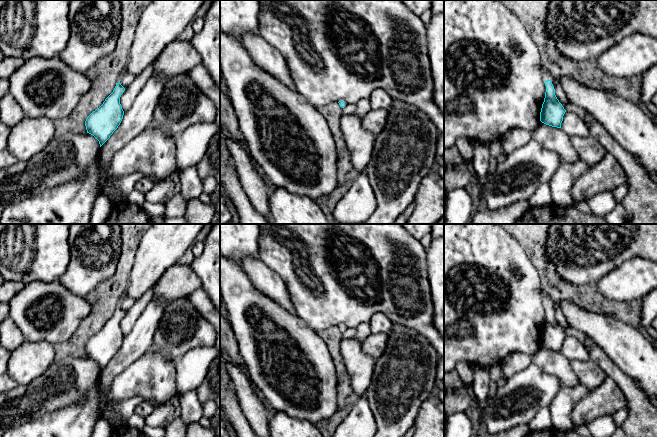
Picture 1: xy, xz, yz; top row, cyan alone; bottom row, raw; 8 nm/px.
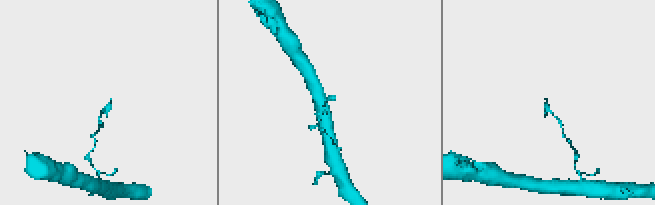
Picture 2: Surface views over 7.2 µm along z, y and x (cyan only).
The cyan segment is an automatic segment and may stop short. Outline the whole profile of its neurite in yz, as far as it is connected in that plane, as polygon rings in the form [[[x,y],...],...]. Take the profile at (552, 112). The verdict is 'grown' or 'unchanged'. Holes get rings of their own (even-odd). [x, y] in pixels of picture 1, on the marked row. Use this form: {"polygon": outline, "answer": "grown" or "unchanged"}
{"polygon": [[[541,68],[543,81],[546,86],[545,98],[540,112],[540,121],[546,125],[561,128],[563,116],[566,112],[555,95],[553,79],[546,68]]], "answer": "grown"}

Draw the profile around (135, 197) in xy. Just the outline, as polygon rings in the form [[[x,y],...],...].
[[[134,189],[128,196],[127,196],[127,202],[136,204],[138,206],[143,206],[143,204],[146,202],[145,200],[145,194],[137,191]]]

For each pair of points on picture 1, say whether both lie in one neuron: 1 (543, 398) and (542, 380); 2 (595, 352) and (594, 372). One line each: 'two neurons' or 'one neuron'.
1: one neuron
2: two neurons

